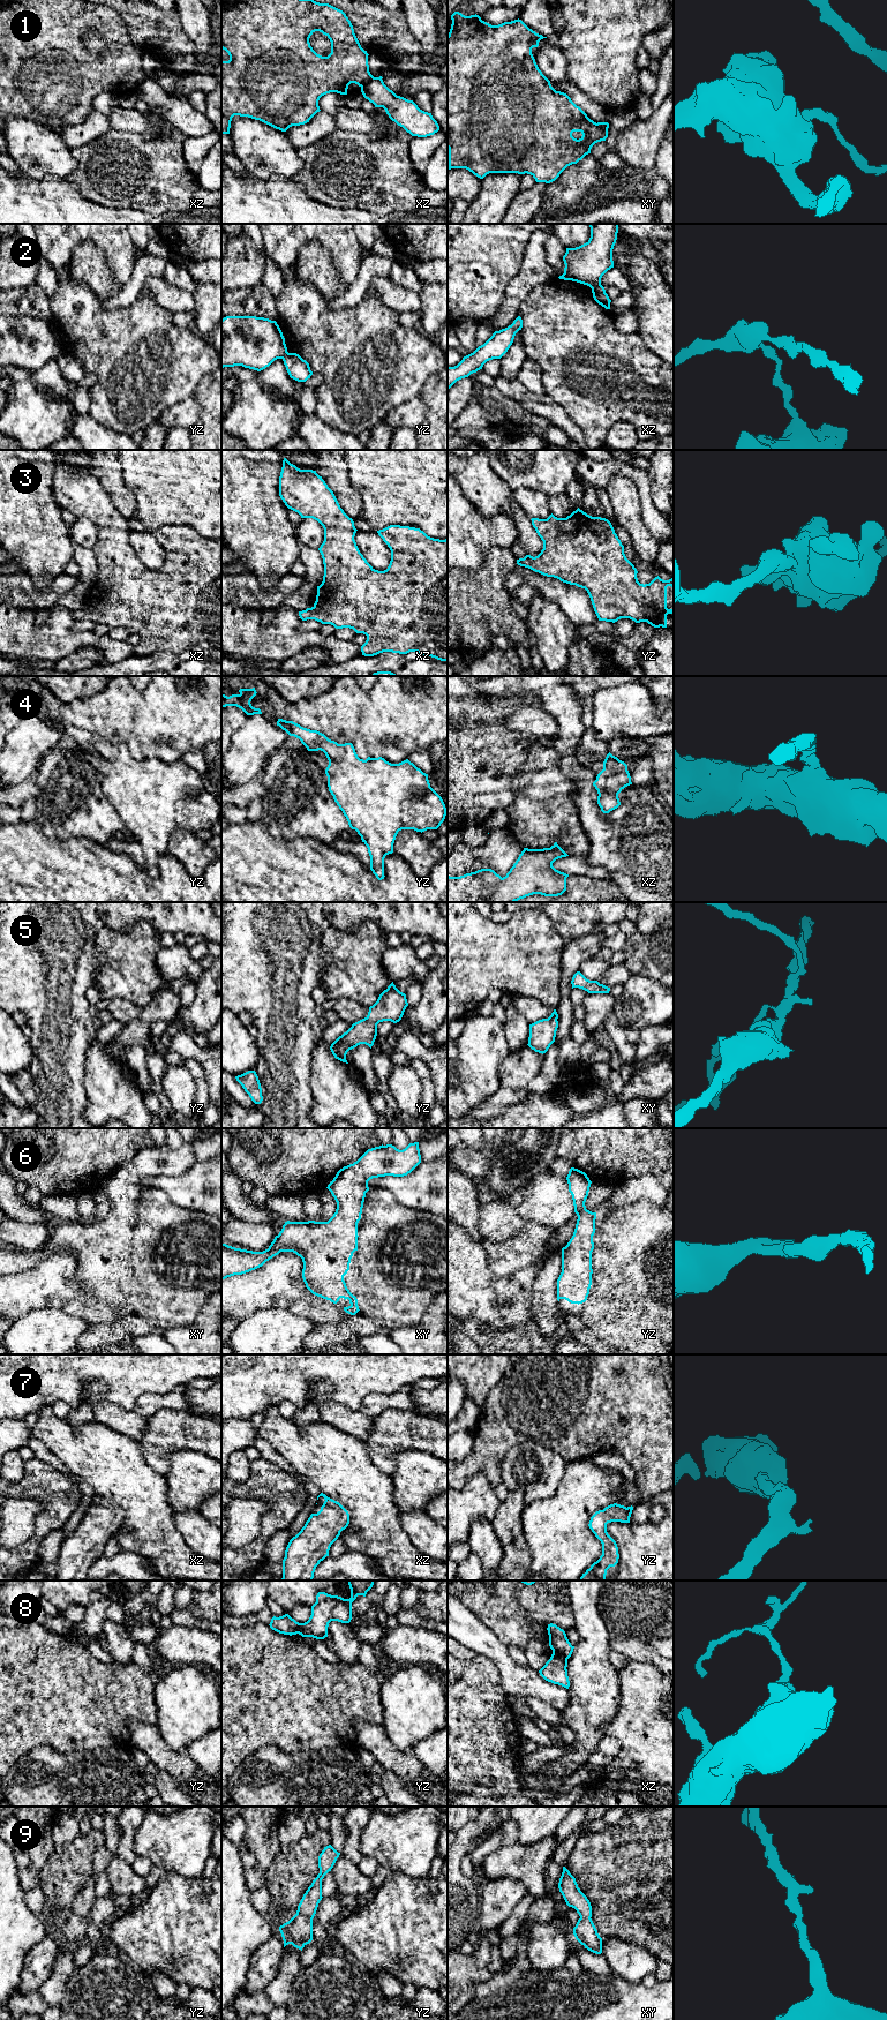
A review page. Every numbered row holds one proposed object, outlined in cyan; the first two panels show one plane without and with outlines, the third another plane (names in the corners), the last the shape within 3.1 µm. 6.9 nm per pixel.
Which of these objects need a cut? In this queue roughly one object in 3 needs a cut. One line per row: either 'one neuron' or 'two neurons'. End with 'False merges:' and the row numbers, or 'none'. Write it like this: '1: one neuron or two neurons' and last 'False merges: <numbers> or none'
1: two neurons
2: two neurons
3: one neuron
4: one neuron
5: one neuron
6: one neuron
7: one neuron
8: two neurons
9: one neuron
False merges: 1, 2, 8

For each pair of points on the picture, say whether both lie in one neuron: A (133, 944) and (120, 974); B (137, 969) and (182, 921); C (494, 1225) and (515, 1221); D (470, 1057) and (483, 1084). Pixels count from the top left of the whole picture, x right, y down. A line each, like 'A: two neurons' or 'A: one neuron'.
A: one neuron
B: two neurons
C: one neuron
D: one neuron

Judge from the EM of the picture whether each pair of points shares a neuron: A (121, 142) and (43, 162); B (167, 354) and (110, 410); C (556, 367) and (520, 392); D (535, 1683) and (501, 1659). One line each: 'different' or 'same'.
A: different
B: same
C: different
D: same

